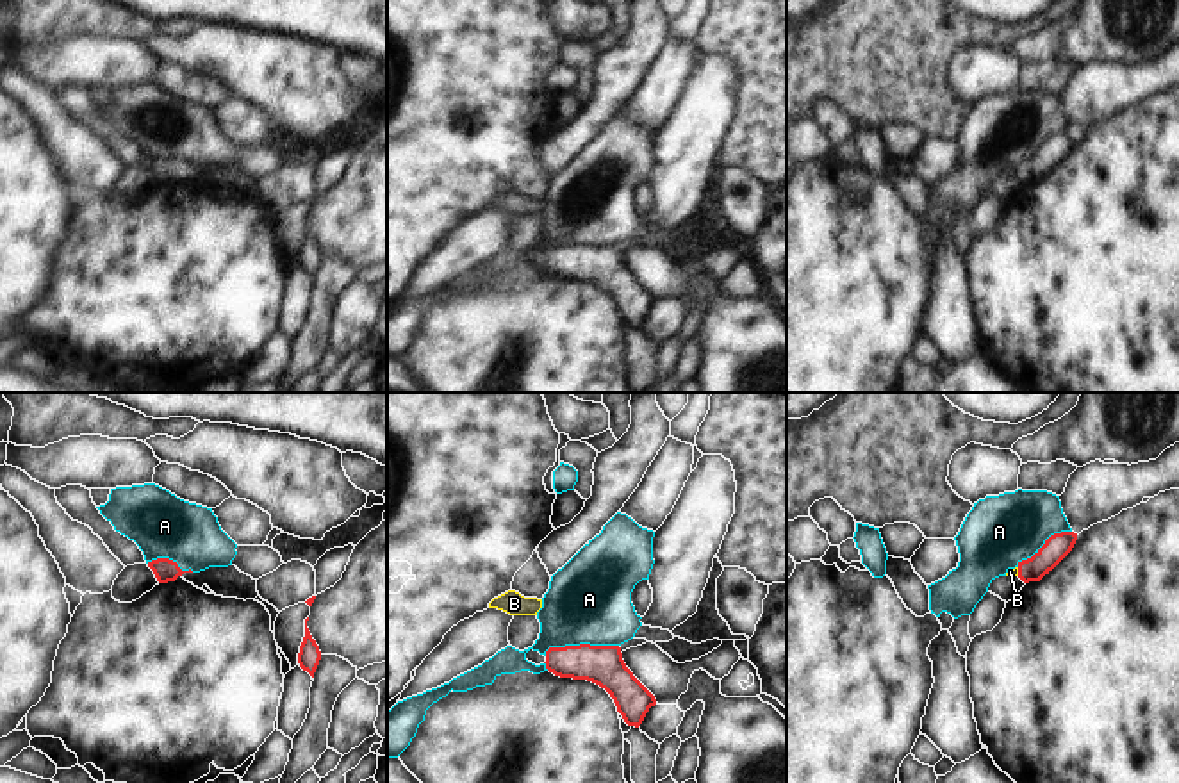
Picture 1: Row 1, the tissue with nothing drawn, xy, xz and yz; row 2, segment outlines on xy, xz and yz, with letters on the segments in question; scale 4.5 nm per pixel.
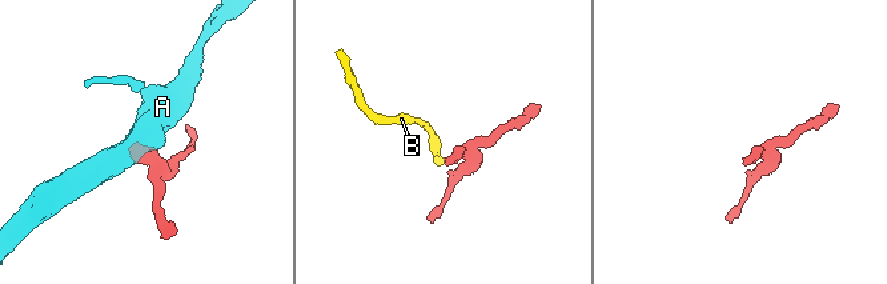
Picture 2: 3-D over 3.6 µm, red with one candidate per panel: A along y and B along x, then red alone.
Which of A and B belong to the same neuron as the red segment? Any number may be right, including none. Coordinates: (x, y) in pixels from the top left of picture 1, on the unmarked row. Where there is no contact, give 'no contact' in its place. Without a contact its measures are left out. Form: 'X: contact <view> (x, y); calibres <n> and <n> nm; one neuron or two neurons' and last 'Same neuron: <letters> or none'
A: contact xz (580, 245); calibres 180 and 380 nm; two neurons
B: contact yz (1019, 172); calibres 110 and 30 nm; two neurons
Same neuron: none

